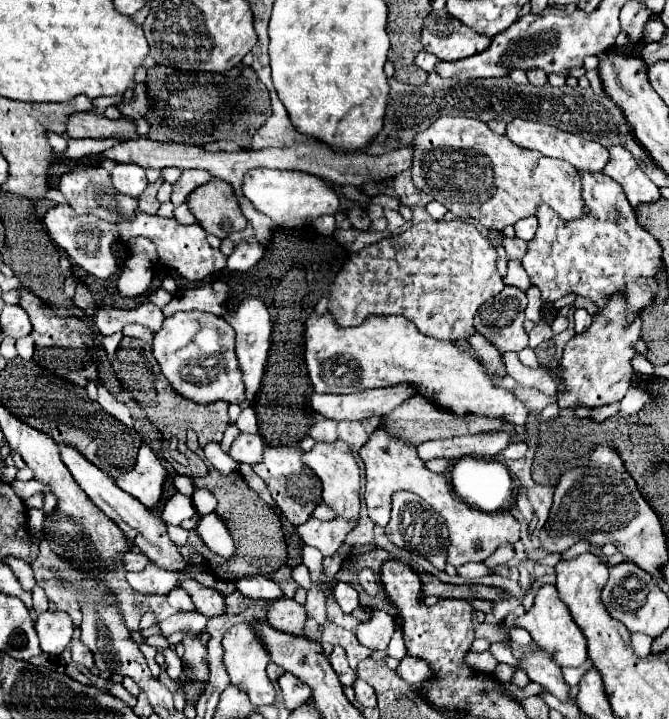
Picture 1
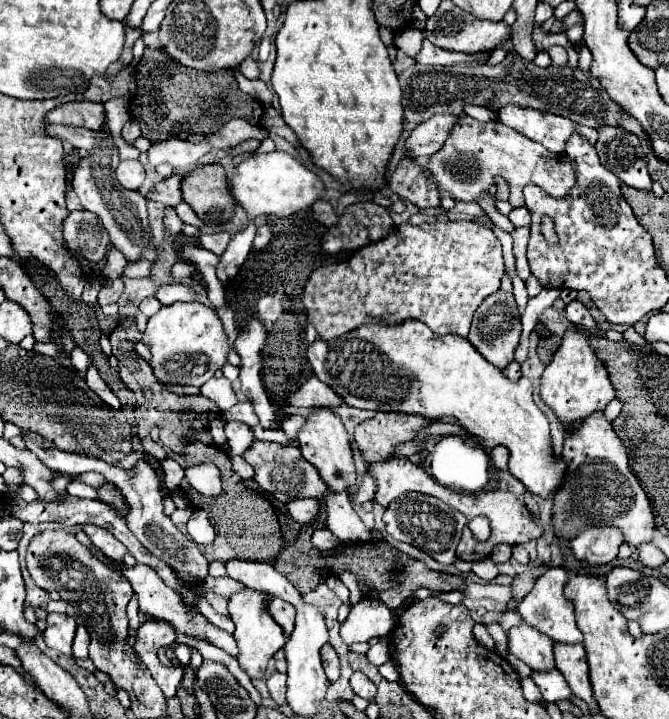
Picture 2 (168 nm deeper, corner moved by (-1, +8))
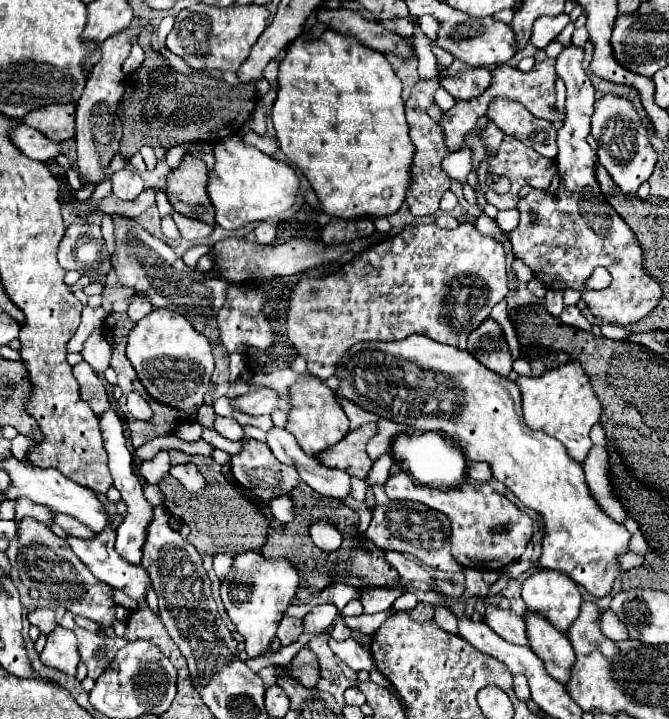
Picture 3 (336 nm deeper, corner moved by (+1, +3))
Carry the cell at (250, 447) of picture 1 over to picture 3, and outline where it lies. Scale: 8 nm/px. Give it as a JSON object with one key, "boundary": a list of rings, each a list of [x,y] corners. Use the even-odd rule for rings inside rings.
{"boundary":[[[216,416],[214,420],[214,428],[218,434],[222,434],[224,438],[232,440],[232,442],[238,442],[244,438],[244,430],[242,426],[236,422],[236,418],[232,416]]]}

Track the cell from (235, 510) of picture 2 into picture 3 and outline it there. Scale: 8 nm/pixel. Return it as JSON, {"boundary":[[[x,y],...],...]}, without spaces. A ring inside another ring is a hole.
{"boundary":[[[170,452],[172,464],[192,462],[206,478],[206,488],[200,492],[188,492],[175,478],[166,476],[158,486],[165,496],[165,506],[168,512],[180,518],[190,526],[188,542],[204,556],[204,554],[228,554],[236,556],[244,550],[258,552],[266,540],[266,532],[270,528],[268,518],[248,500],[244,498],[224,476],[222,466],[216,464],[210,456],[186,456],[180,452]]]}

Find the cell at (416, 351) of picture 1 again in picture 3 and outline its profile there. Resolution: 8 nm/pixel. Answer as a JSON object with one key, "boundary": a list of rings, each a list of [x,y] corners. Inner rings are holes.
{"boundary":[[[412,334],[398,342],[358,342],[340,360],[336,376],[340,378],[340,396],[352,400],[368,412],[378,414],[380,418],[388,418],[396,424],[406,424],[412,430],[440,432],[442,436],[450,438],[470,462],[486,462],[498,482],[502,482],[524,506],[536,510],[544,518],[546,534],[542,538],[540,560],[518,560],[498,570],[498,574],[508,574],[510,578],[514,578],[532,568],[554,568],[566,572],[596,598],[610,594],[614,580],[620,574],[618,556],[628,552],[630,532],[600,510],[598,502],[590,494],[582,466],[566,454],[564,446],[544,432],[532,432],[524,424],[520,410],[522,396],[516,382],[492,374],[492,370],[484,368],[466,350],[456,350],[454,346],[434,342],[432,338],[426,338],[422,334]]]}

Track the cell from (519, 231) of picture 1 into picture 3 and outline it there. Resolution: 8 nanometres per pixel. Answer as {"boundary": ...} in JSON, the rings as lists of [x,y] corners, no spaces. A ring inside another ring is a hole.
{"boundary":[[[504,210],[504,212],[498,212],[494,222],[500,226],[500,230],[504,232],[512,232],[516,226],[518,226],[518,210]]]}

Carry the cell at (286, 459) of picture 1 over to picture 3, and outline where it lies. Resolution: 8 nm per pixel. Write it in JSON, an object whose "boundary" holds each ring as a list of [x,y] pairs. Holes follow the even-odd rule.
{"boundary":[[[244,438],[242,450],[230,458],[230,470],[244,488],[252,490],[262,500],[272,500],[272,498],[288,494],[300,480],[294,466],[284,466],[282,462],[276,462],[274,454],[268,450],[268,444],[252,440],[252,438]]]}

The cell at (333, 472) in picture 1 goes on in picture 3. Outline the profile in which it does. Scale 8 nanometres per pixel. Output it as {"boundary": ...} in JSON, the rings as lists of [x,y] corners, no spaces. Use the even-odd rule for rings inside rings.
{"boundary":[[[300,376],[294,384],[288,386],[290,396],[290,412],[286,420],[286,430],[298,440],[302,450],[310,456],[322,452],[326,446],[334,446],[348,434],[348,418],[338,402],[338,396],[334,390],[330,390],[322,378],[318,376]]]}

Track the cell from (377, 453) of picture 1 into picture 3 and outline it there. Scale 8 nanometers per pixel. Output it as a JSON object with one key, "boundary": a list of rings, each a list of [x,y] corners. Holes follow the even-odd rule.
{"boundary":[[[398,472],[398,474],[388,478],[384,488],[386,488],[386,494],[388,494],[390,500],[422,502],[428,508],[434,508],[434,510],[446,514],[450,524],[452,524],[452,534],[450,534],[452,556],[464,568],[472,568],[472,570],[478,570],[478,572],[500,570],[500,568],[508,566],[510,562],[518,560],[524,554],[524,550],[526,550],[526,546],[532,538],[530,516],[526,512],[522,512],[520,508],[516,508],[506,496],[498,494],[488,484],[476,484],[474,486],[474,484],[462,482],[462,486],[448,488],[448,490],[420,488],[420,486],[414,484],[414,480],[408,474]],[[502,522],[508,524],[510,530],[504,532],[504,534],[494,534],[492,528],[502,524]]]}

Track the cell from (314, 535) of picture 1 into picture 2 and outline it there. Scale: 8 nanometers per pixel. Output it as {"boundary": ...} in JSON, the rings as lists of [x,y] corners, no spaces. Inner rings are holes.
{"boundary":[[[294,499],[286,507],[288,507],[288,513],[292,515],[292,519],[296,523],[300,523],[302,527],[318,521],[318,513],[320,513],[320,501],[318,499]]]}

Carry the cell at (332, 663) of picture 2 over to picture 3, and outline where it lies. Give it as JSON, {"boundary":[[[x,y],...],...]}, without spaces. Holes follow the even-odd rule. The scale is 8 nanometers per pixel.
{"boundary":[[[302,648],[292,658],[292,662],[286,666],[286,672],[288,672],[290,678],[300,682],[302,686],[314,688],[316,682],[318,682],[318,662],[316,662],[316,656],[308,648]]]}

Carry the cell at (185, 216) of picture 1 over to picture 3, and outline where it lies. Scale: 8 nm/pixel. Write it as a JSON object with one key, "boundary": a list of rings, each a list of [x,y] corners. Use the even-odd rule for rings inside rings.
{"boundary":[[[174,212],[174,214],[172,214],[172,218],[174,218],[176,226],[178,226],[180,236],[182,236],[182,238],[186,238],[186,240],[192,240],[192,242],[198,242],[198,240],[202,240],[202,238],[210,236],[210,232],[214,230],[214,226],[204,224],[204,222],[200,222],[200,220],[194,220],[194,218],[180,216],[178,212]]]}

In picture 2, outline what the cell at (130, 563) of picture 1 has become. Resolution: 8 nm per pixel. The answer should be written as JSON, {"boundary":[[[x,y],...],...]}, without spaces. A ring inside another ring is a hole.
{"boundary":[[[84,525],[84,533],[110,559],[116,559],[116,561],[122,561],[124,559],[124,555],[126,555],[128,549],[110,531],[106,531],[102,527],[96,527],[96,525]]]}

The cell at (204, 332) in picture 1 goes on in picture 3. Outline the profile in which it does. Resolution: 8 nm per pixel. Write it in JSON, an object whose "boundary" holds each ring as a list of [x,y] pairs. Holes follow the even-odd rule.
{"boundary":[[[156,308],[138,320],[128,334],[126,356],[152,400],[186,412],[190,420],[196,418],[214,372],[214,356],[210,342],[198,334],[182,314]]]}

